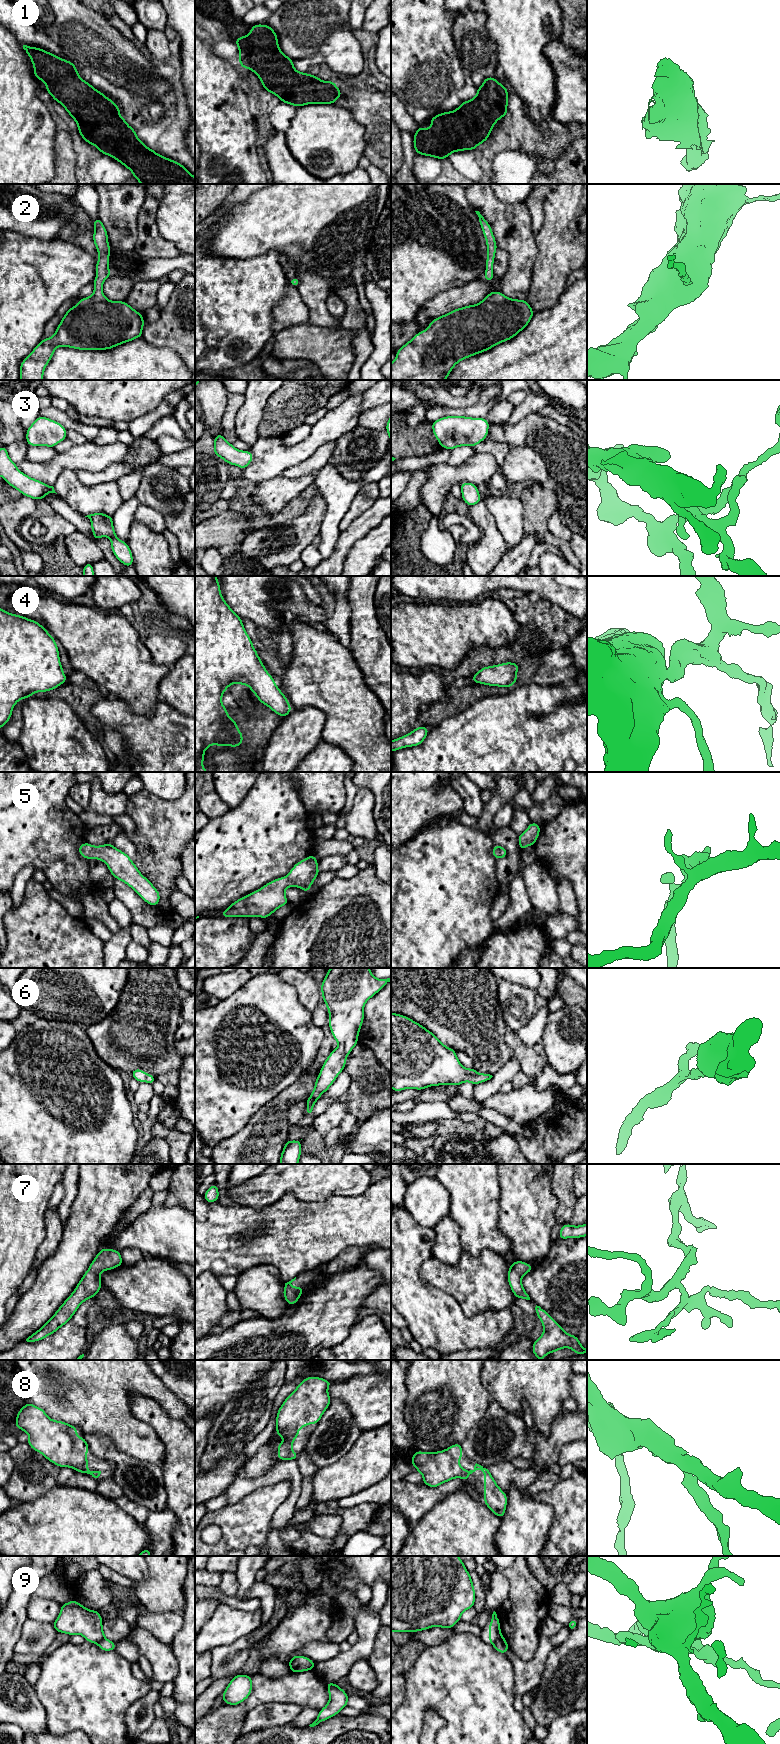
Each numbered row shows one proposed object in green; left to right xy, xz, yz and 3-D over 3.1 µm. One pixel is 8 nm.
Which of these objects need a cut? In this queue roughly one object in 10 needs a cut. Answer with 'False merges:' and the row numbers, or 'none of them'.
False merges: 9

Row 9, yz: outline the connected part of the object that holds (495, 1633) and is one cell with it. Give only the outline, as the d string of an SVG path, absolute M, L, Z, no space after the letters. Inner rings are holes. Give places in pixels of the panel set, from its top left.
M494 1611L492 1614L492 1620L489 1622L489 1644L493 1644L502 1636L500 1630L500 1621L499 1618Z

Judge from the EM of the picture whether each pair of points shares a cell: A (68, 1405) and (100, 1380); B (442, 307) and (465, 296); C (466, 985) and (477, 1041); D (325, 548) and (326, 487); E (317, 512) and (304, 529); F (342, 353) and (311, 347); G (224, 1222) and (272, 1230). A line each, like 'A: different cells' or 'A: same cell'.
A: same cell
B: same cell
C: same cell
D: same cell
E: same cell
F: same cell
G: same cell

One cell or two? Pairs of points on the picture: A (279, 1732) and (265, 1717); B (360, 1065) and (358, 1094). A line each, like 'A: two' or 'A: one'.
A: two
B: one

